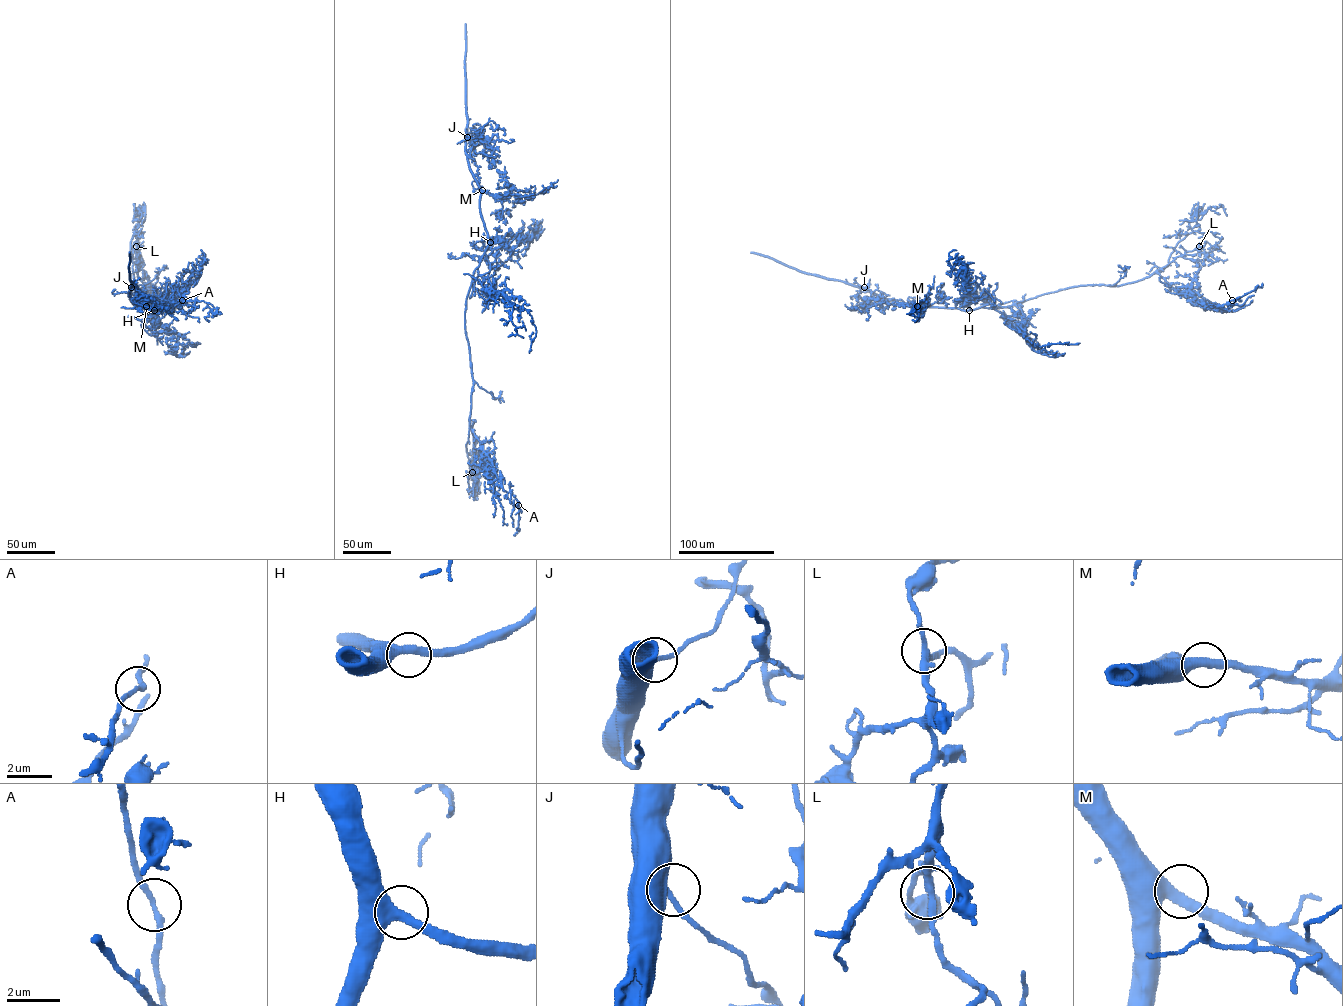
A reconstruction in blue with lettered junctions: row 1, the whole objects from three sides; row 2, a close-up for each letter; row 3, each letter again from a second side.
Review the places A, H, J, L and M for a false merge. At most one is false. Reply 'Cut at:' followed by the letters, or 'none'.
Cut at: none

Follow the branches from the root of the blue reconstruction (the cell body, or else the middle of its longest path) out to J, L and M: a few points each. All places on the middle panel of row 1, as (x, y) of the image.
J: (468, 293), (474, 271), (488, 240), (480, 211), (480, 188), (466, 151), (467, 137)
L: (468, 293), (465, 328), (473, 381), (469, 426), (475, 457), (472, 472)
M: (468, 293), (474, 271), (488, 242), (480, 211), (482, 190)

